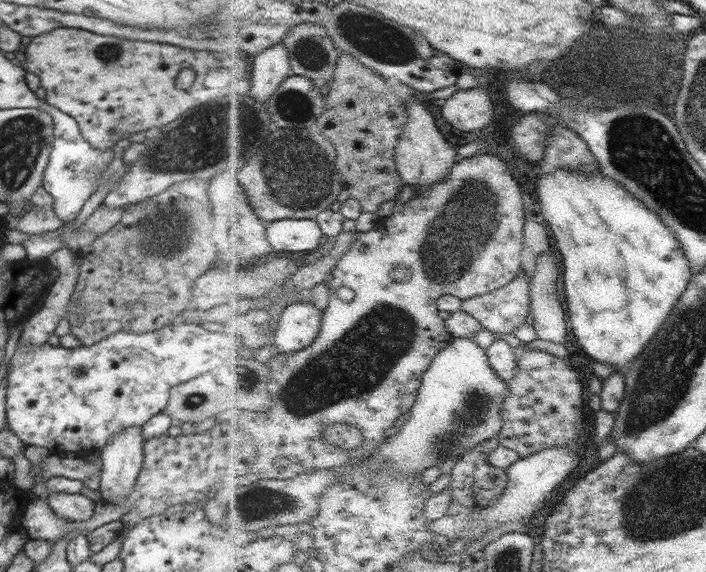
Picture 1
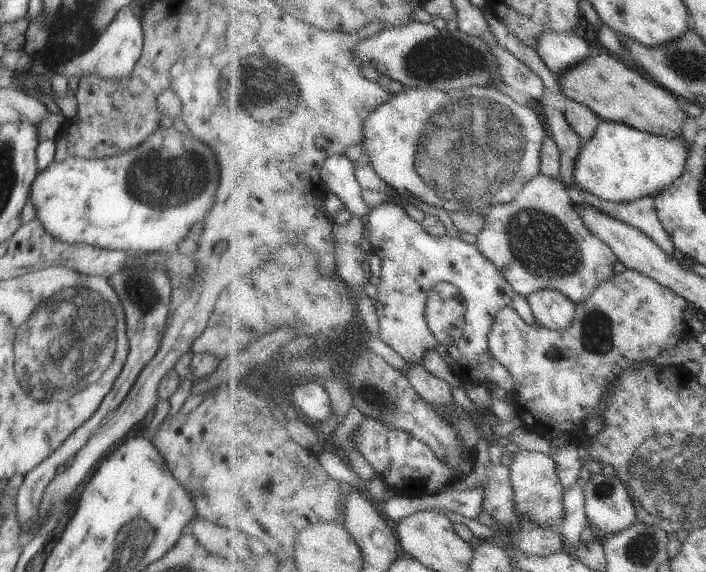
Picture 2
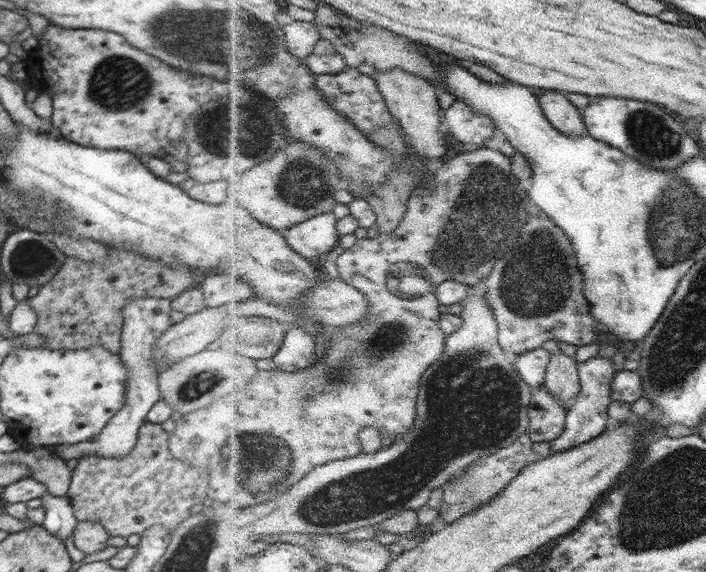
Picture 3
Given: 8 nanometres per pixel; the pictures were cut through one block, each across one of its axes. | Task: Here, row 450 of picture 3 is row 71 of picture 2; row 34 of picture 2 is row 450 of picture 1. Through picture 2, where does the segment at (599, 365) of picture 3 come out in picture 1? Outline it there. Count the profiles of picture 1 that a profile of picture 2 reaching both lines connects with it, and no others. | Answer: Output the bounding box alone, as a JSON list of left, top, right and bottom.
[431,443,582,542]

